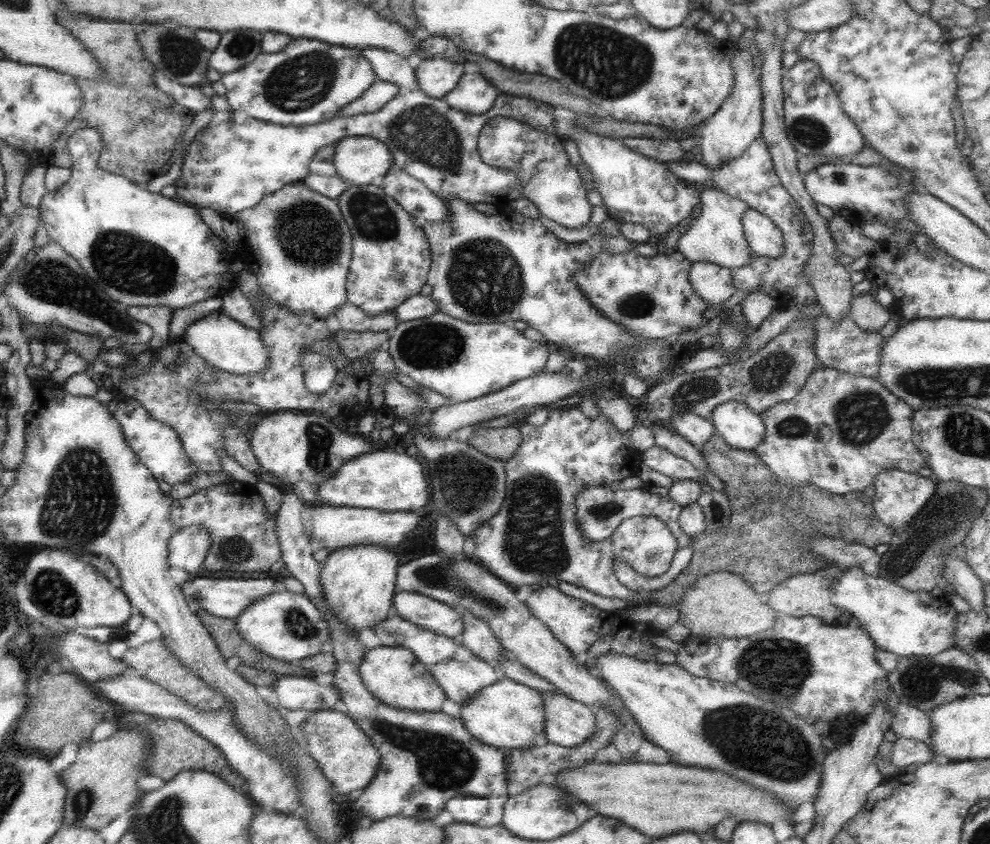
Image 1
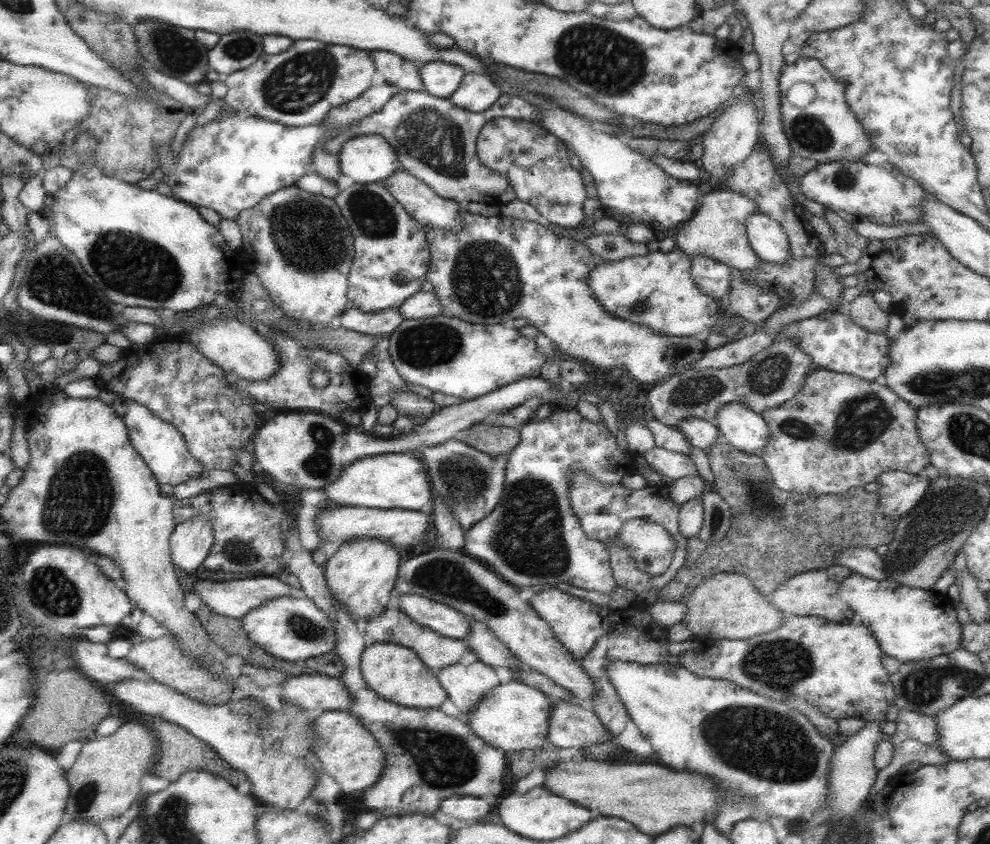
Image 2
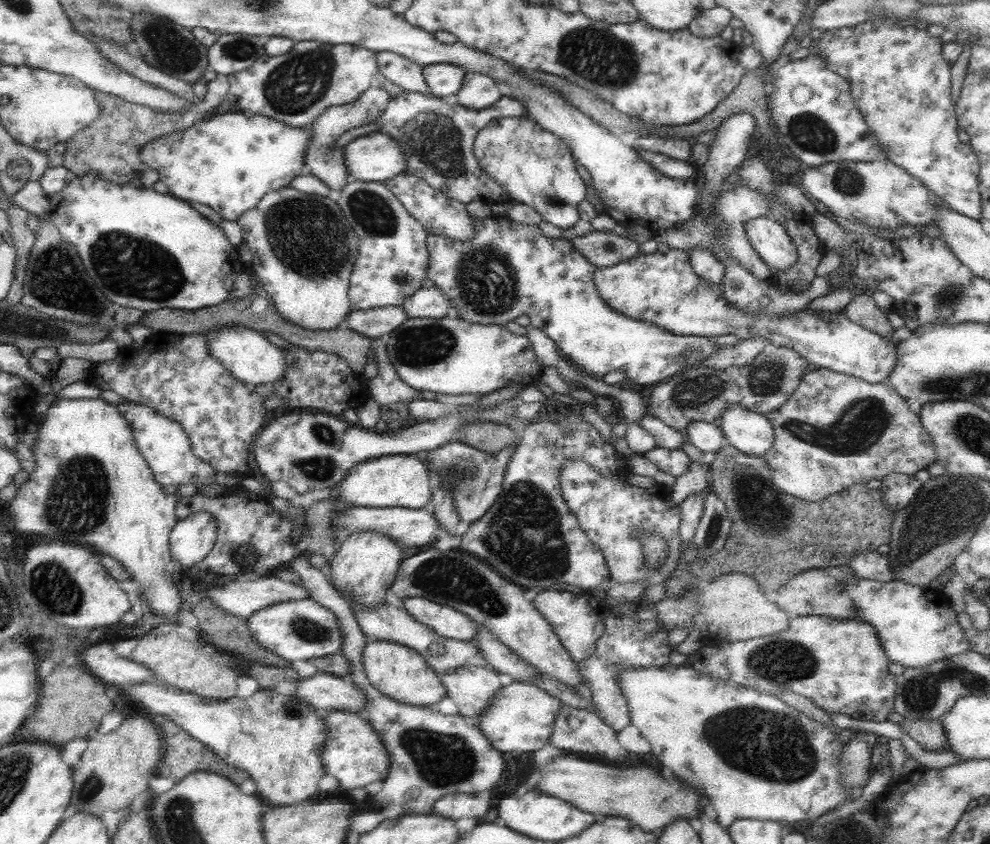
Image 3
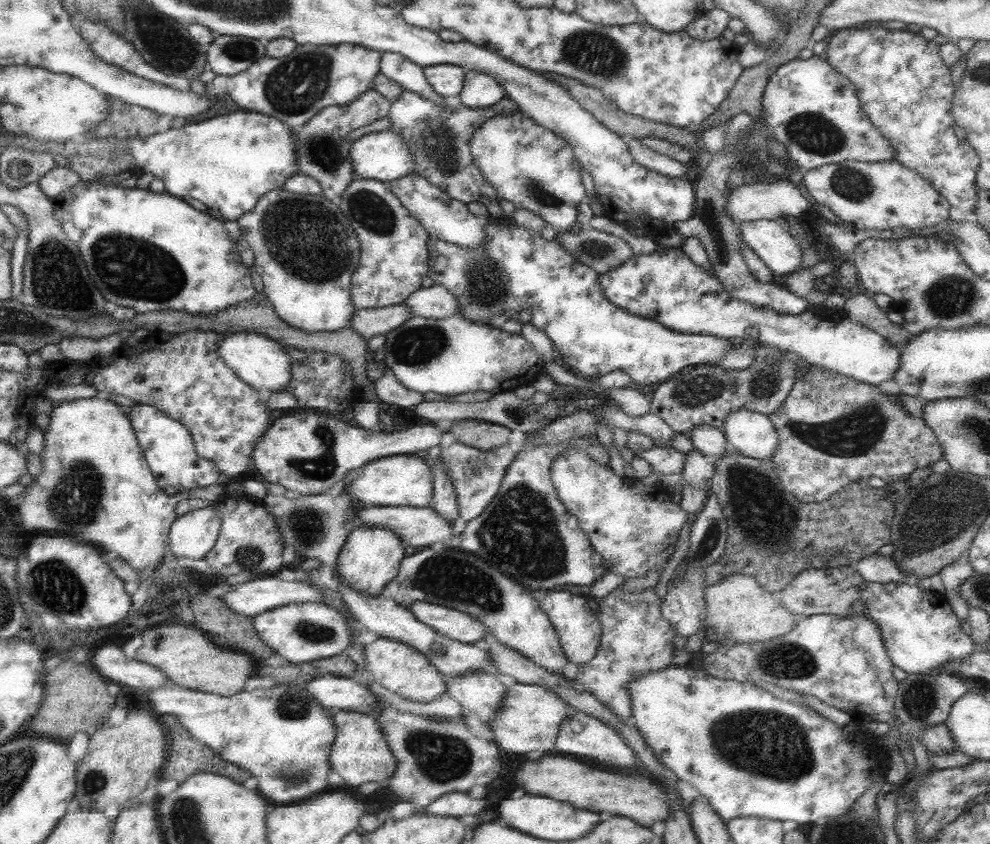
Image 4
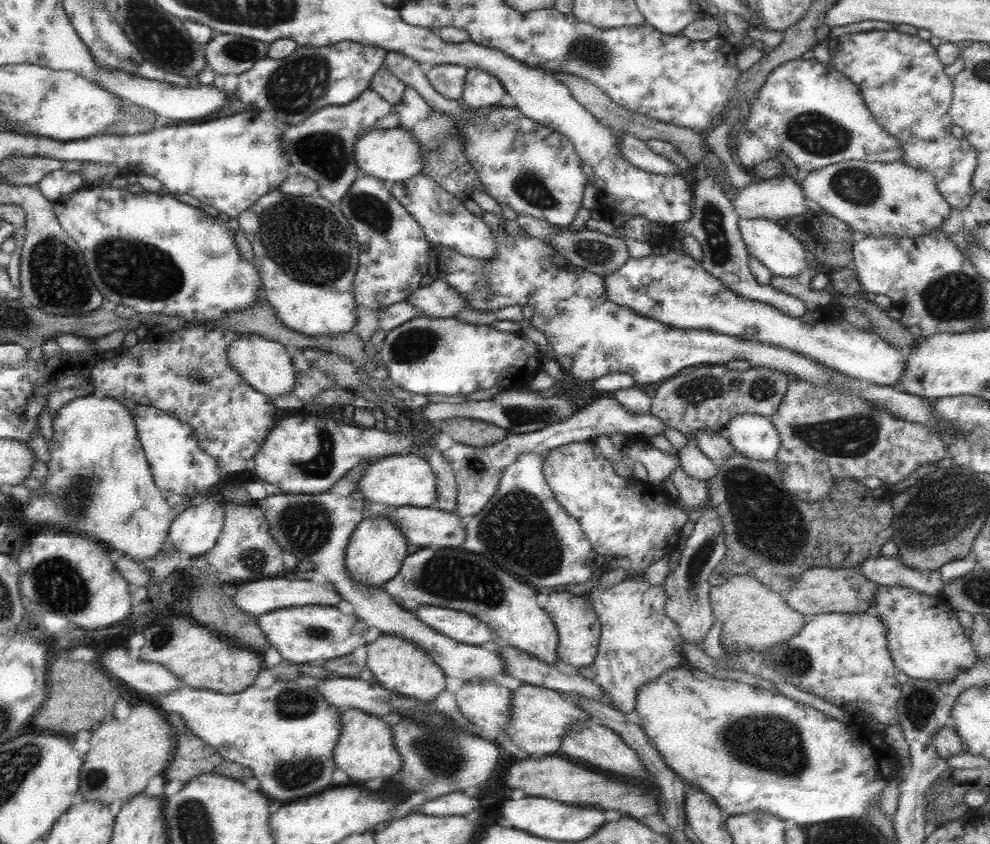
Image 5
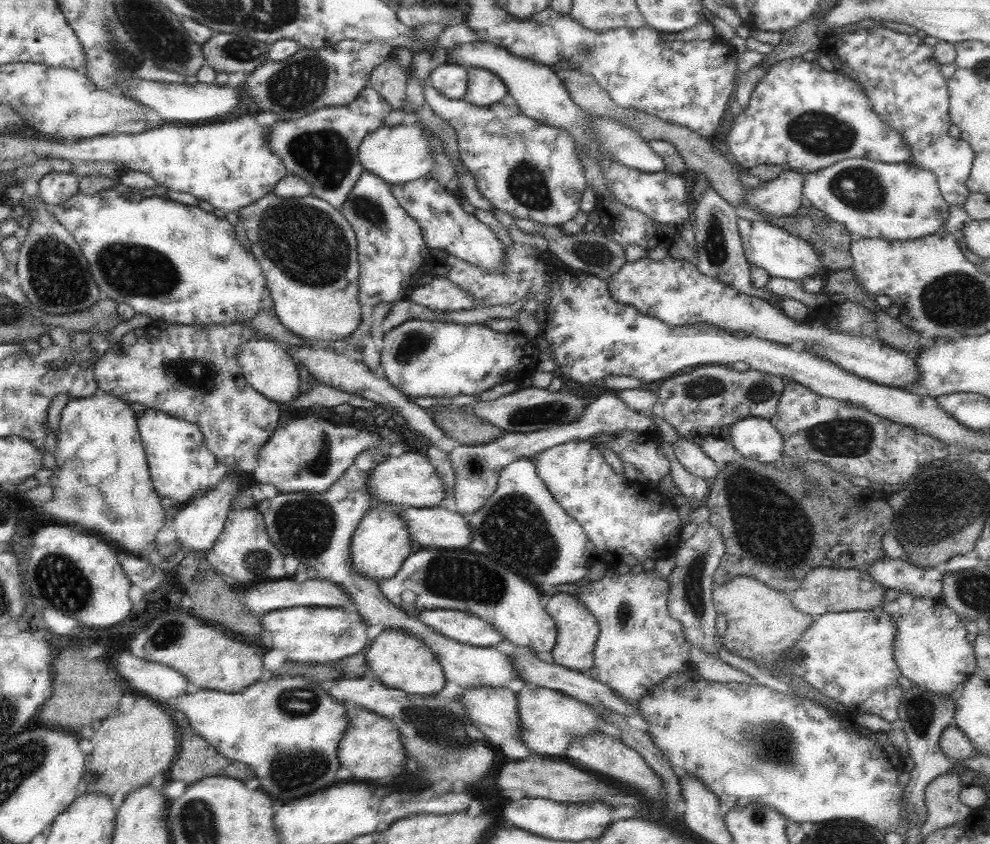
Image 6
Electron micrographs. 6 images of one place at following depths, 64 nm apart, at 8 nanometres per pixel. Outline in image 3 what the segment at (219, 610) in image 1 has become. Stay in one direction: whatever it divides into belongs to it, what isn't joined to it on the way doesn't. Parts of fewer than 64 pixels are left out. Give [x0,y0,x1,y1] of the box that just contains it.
[205,576,311,620]

